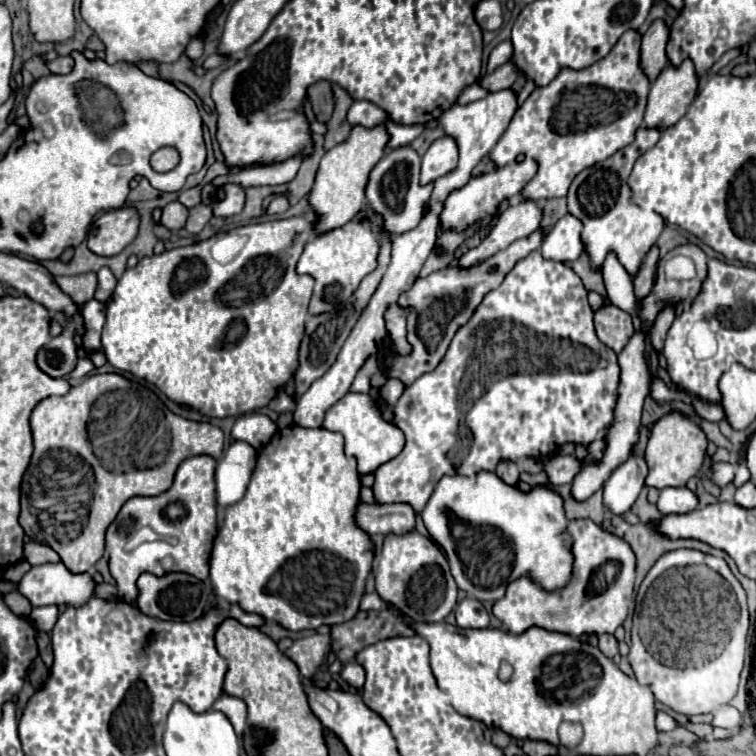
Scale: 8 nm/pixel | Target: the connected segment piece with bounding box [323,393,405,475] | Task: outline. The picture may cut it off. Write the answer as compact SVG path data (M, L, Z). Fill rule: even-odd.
M347 393L341 401L337 401L325 415L323 427L329 431L339 431L345 437L345 453L351 453L357 459L357 469L359 475L365 473L373 473L377 469L377 465L393 459L405 443L403 433L381 419L379 409L373 407L373 401L369 395L365 393Z

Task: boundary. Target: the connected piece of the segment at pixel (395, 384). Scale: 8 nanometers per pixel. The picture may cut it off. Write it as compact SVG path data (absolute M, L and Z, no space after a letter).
M387 379L387 383L379 389L379 397L383 399L383 403L387 405L387 407L393 407L395 403L397 403L397 399L401 397L401 393L403 393L403 385L401 385L401 381L397 381L397 379Z

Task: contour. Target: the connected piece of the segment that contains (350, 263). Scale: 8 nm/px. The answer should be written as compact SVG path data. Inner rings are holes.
M355 219L343 227L315 235L305 245L305 251L297 263L297 273L309 273L315 279L309 313L313 315L325 313L347 301L353 295L353 291L359 287L361 279L377 267L377 255L379 255L377 235L371 231L369 225L359 223Z

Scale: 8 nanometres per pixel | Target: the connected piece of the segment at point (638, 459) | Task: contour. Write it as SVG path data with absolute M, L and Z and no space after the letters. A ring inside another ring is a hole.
M631 453L629 459L621 463L605 481L605 487L603 487L605 505L617 515L623 515L625 511L629 511L645 485L647 473L649 473L649 467L647 467L645 455Z

